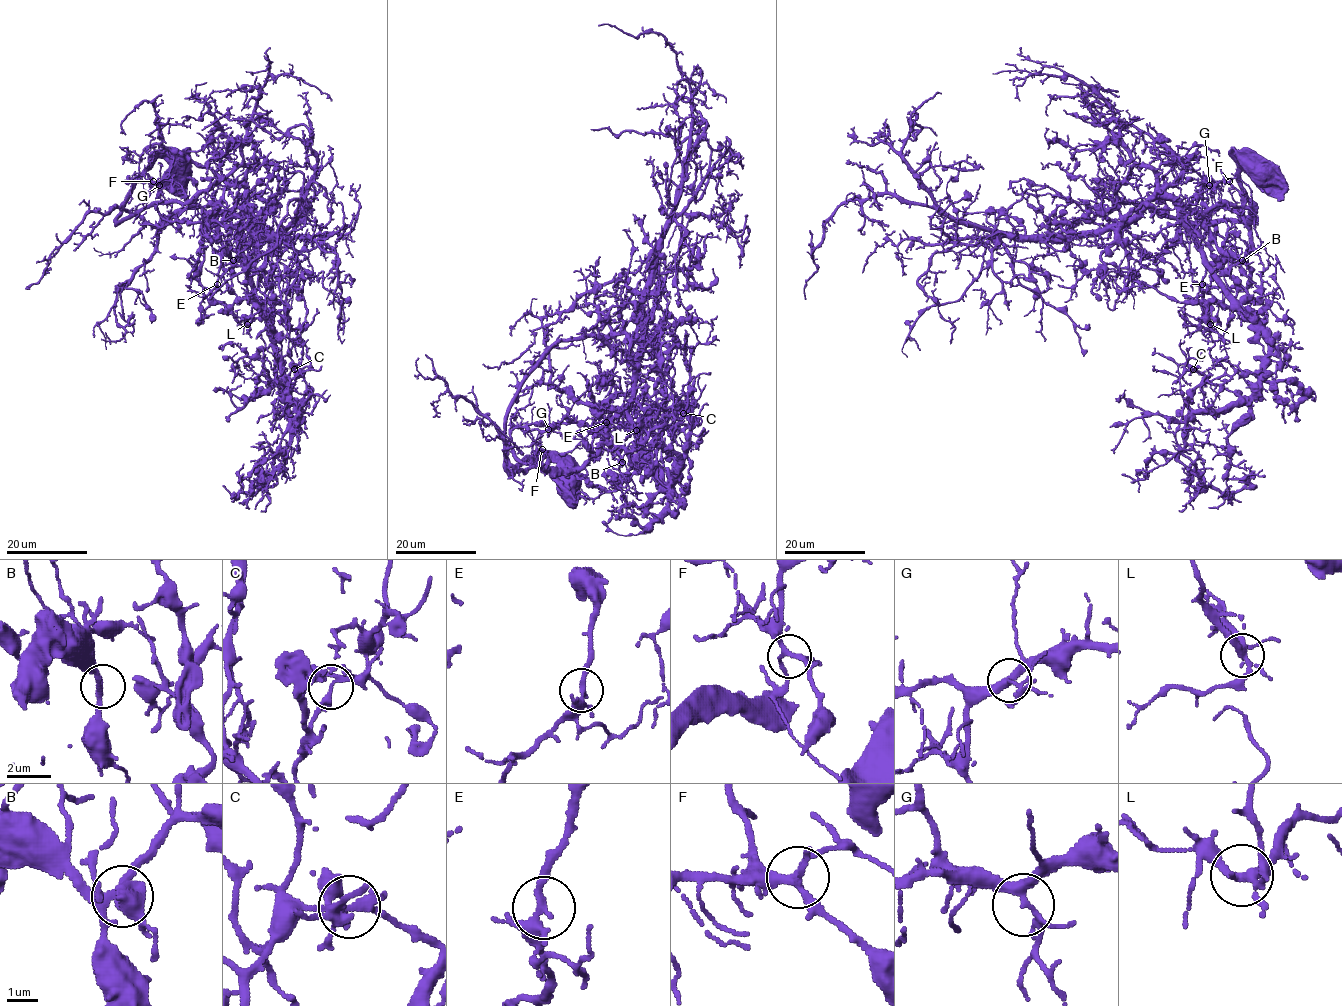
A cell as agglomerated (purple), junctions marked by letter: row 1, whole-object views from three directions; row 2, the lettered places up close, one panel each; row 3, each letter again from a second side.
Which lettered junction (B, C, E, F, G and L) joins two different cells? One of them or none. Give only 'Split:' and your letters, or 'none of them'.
Split: C

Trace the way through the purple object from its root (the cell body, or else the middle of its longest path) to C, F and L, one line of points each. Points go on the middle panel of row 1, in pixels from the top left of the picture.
C: (572, 484), (505, 465), (506, 409), (560, 341), (636, 363), (664, 488), (682, 413)
F: (572, 484), (546, 457), (508, 471), (506, 409), (560, 341), (623, 349), (632, 398), (542, 449)
L: (572, 484), (505, 465), (553, 346), (632, 358), (647, 450), (636, 430)

